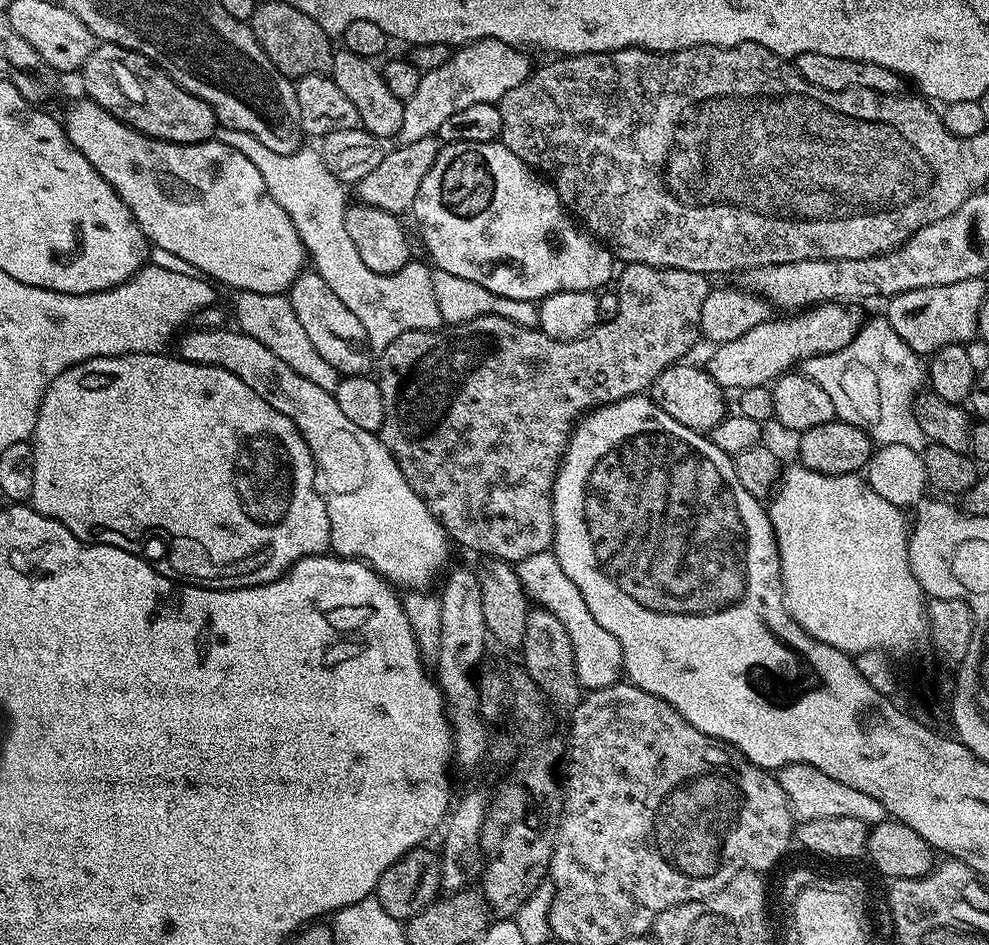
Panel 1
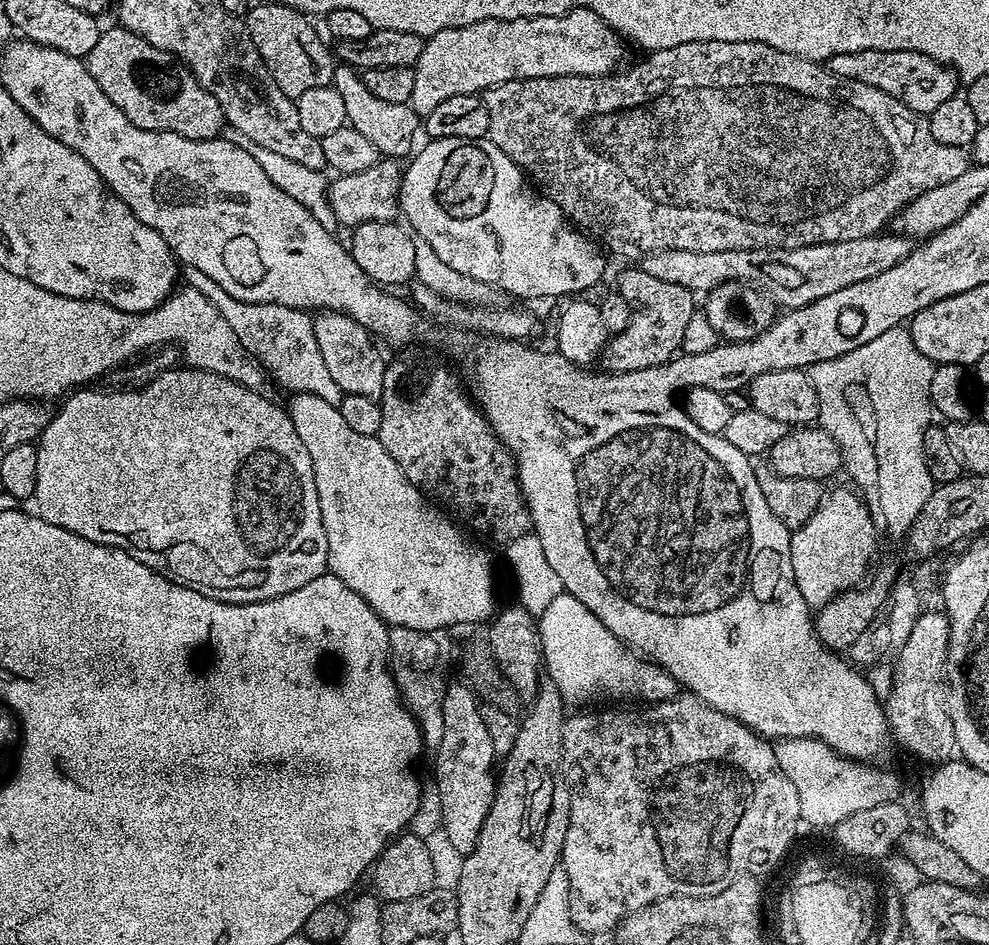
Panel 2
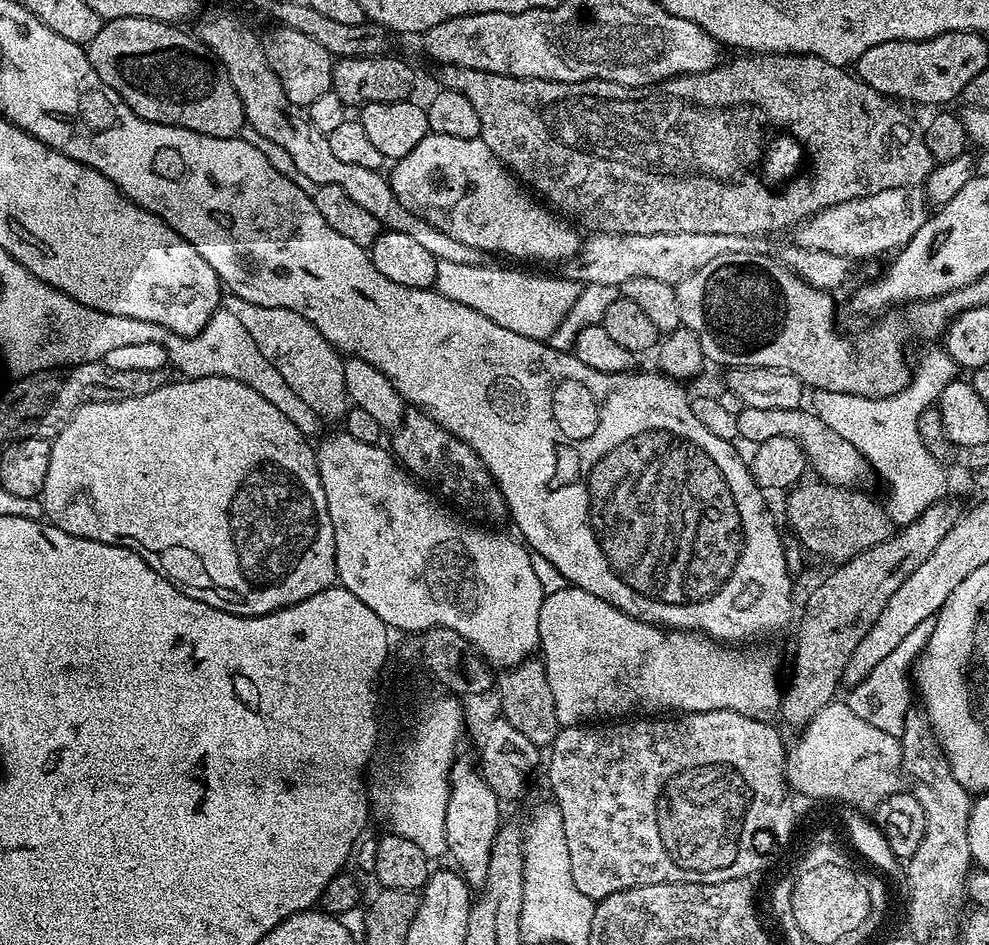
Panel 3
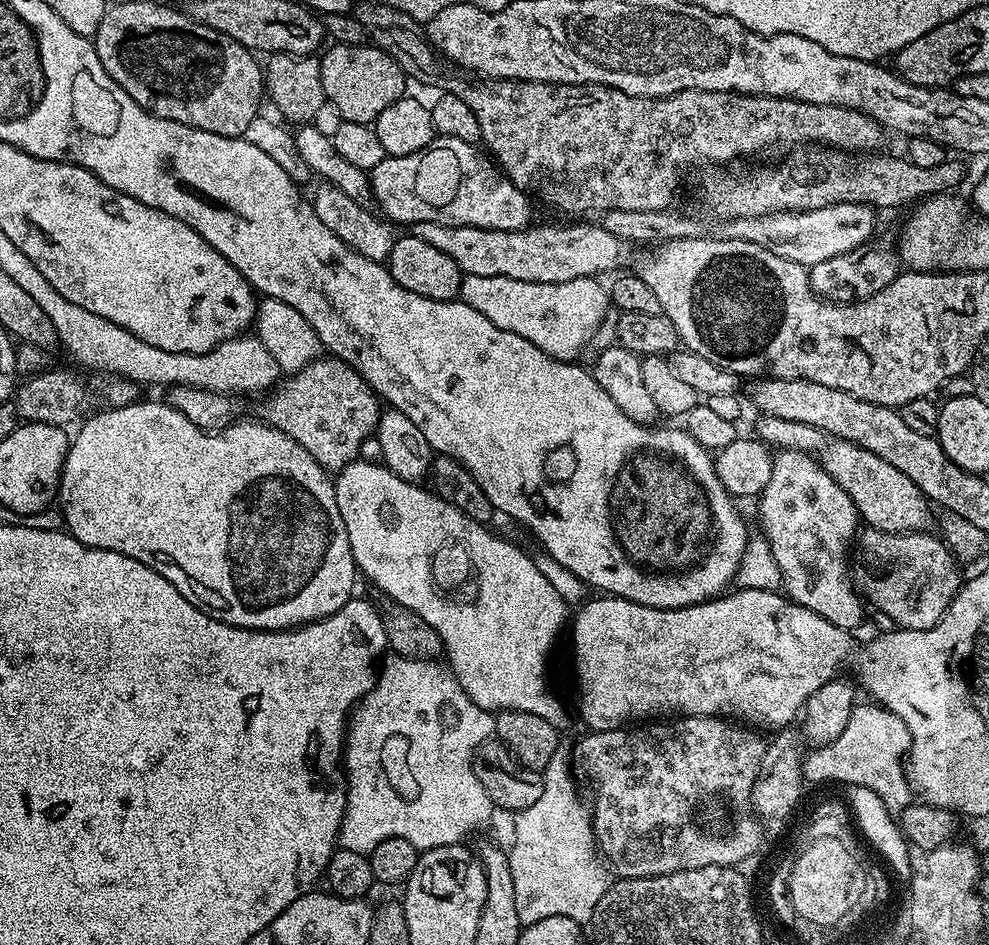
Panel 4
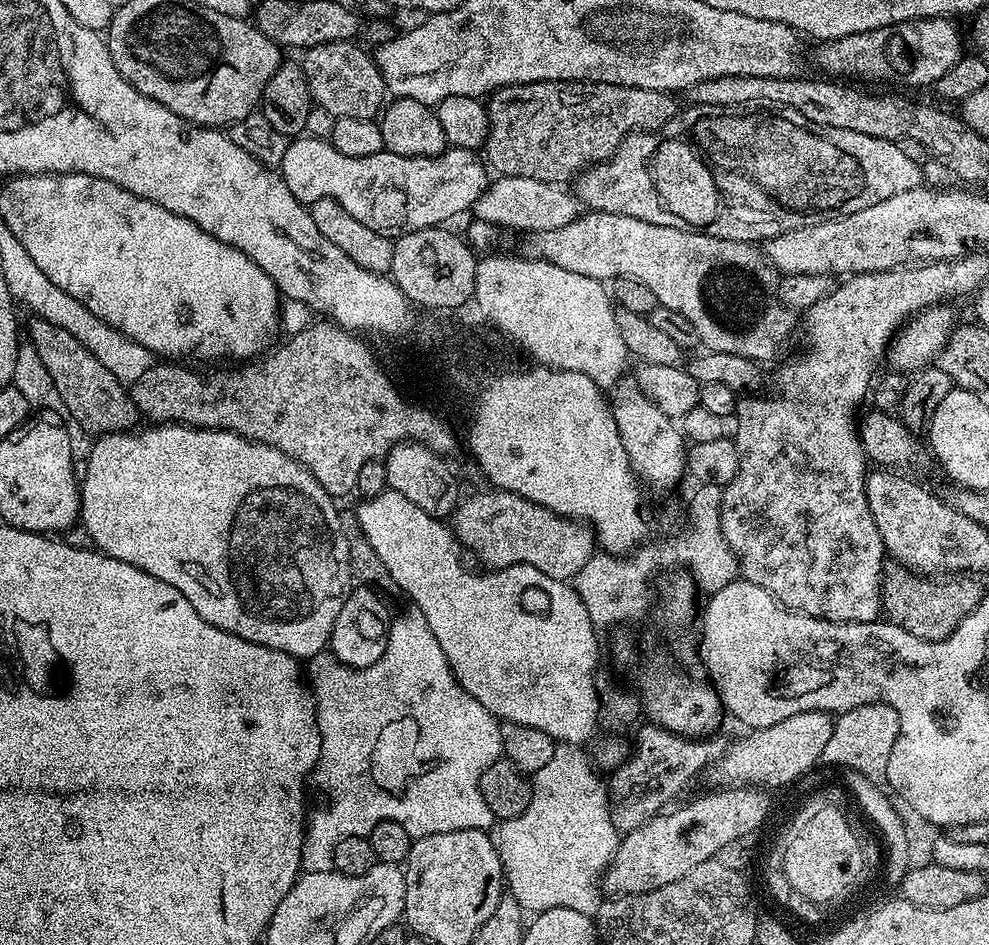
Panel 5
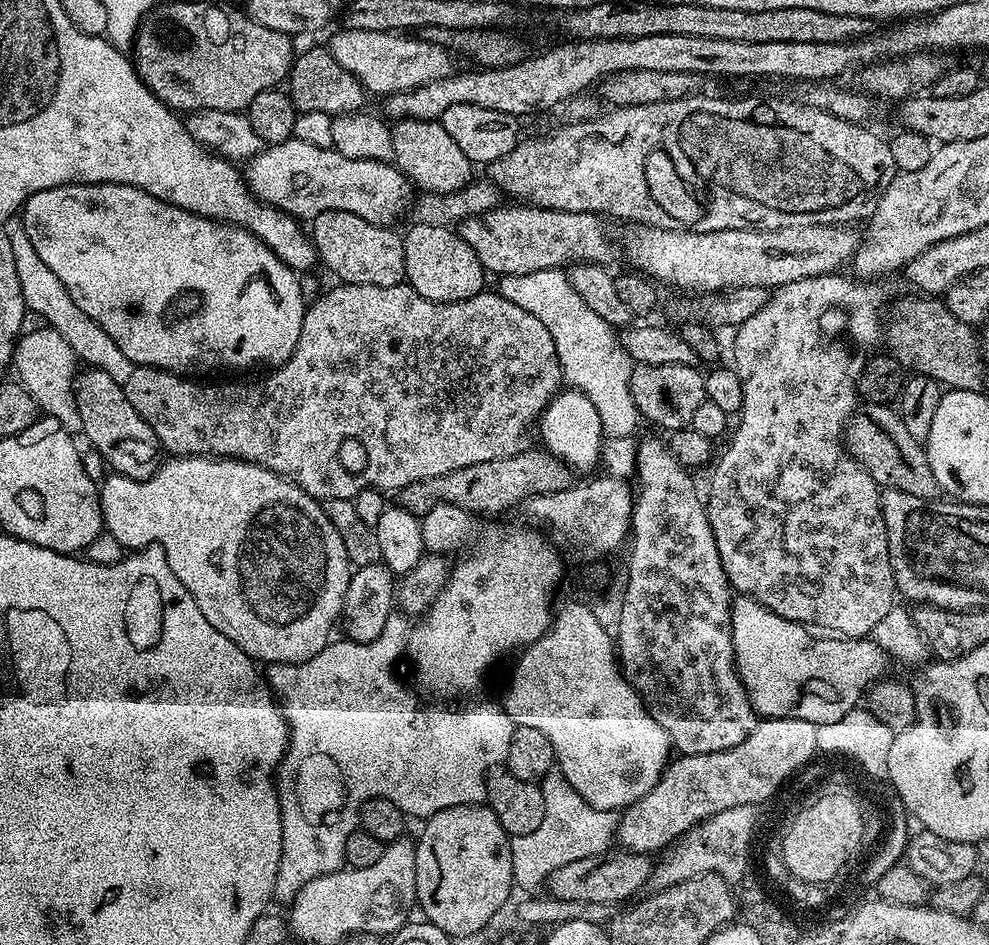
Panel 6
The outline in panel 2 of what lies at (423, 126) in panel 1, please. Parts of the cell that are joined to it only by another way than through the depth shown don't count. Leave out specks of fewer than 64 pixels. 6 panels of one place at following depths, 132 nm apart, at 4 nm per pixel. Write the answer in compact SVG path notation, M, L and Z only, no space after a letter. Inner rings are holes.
M576 8L561 16L483 20L470 26L443 28L425 39L422 58L418 58L414 68L414 94L410 103L416 113L426 114L434 110L434 106L442 106L446 98L482 94L487 88L515 80L547 76L607 76L625 63L624 47L626 44L620 33L589 8Z

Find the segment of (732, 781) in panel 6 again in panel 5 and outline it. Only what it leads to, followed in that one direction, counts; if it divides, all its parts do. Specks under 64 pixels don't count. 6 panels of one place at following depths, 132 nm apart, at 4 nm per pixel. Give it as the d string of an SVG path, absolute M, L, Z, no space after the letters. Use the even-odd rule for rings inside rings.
M803 712L785 718L783 722L774 722L774 726L749 731L744 734L748 736L742 737L737 744L729 743L723 754L711 765L710 773L712 772L713 781L717 785L724 780L736 781L736 783L756 781L756 783L776 784L792 779L796 773L804 772L812 760L816 760L816 755L819 755L825 741L830 740L830 736L834 734L835 726L836 721L828 712Z

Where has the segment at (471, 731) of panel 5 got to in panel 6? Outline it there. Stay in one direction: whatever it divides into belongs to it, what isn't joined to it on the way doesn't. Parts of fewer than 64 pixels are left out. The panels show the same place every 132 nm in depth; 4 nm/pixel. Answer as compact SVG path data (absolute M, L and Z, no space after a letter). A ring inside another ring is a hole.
M393 610L386 618L386 626L378 638L370 642L358 642L347 638L333 639L314 658L310 658L301 664L270 664L266 668L268 687L272 689L284 717L288 723L288 749L280 759L280 766L276 770L274 783L276 793L280 799L280 817L282 818L282 858L278 862L278 874L276 875L275 899L290 902L314 878L324 874L341 871L345 867L344 851L346 850L346 838L350 838L352 832L357 831L360 807L379 796L386 796L398 810L404 812L405 817L420 816L427 818L438 814L442 810L450 810L454 806L466 806L467 804L484 804L488 799L486 794L486 778L490 769L503 765L506 753L510 751L510 738L514 738L514 730L518 727L510 714L506 714L503 707L492 704L472 704L469 708L435 708L432 704L423 704L402 681L396 677L396 659L403 657L408 643L410 620L405 613Z

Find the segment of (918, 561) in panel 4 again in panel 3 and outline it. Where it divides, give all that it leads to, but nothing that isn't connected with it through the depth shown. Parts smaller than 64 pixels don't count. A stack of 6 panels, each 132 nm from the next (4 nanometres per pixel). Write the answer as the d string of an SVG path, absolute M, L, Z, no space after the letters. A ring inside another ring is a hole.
M801 482L791 489L785 502L785 510L783 515L788 518L788 524L791 535L798 539L805 549L809 552L817 552L820 556L825 556L831 562L843 562L854 558L862 550L866 550L870 546L878 546L878 542L886 542L886 538L890 538L894 531L892 520L889 519L887 511L883 507L880 508L864 493L864 490L856 488L839 488L833 484L825 484L823 482L815 482L816 484L808 484L809 482Z

